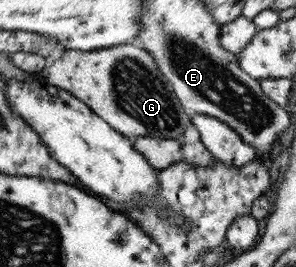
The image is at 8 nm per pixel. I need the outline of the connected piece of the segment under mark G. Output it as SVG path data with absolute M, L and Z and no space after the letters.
M131 44L94 51L65 50L62 57L49 61L41 74L48 84L71 92L71 95L83 100L83 103L115 131L129 138L149 135L155 139L179 140L192 125L191 114L180 105L171 82L161 73L153 57L144 49L138 49Z

